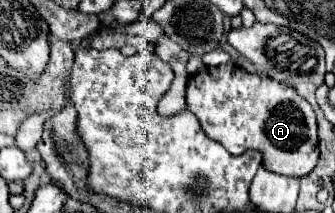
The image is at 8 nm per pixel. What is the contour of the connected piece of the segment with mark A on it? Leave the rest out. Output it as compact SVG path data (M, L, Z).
M227 62L217 68L203 68L189 78L187 106L199 118L205 134L223 144L233 156L257 150L267 170L293 178L307 176L317 166L319 140L315 112L287 82L279 82L261 72L249 74L241 66Z

